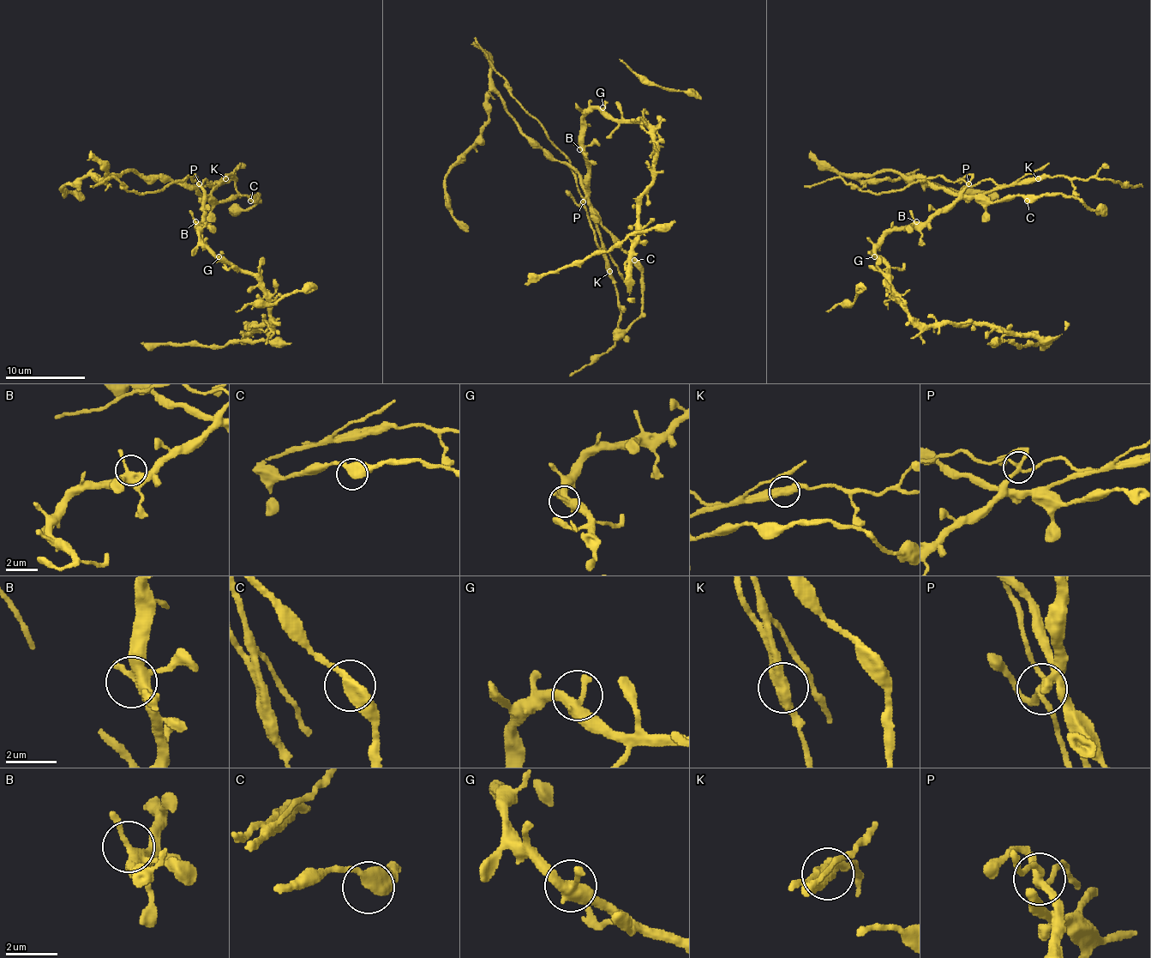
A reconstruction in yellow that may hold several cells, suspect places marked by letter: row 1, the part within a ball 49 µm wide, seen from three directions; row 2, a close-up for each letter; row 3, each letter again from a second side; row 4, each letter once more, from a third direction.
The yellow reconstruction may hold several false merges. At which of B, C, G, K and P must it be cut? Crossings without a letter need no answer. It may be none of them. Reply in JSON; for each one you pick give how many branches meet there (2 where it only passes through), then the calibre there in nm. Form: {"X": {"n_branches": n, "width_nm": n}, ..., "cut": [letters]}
{"K": {"n_branches": 2, "width_nm": 420}, "P": {"n_branches": 4, "width_nm": 240}, "cut": ["K", "P"]}

